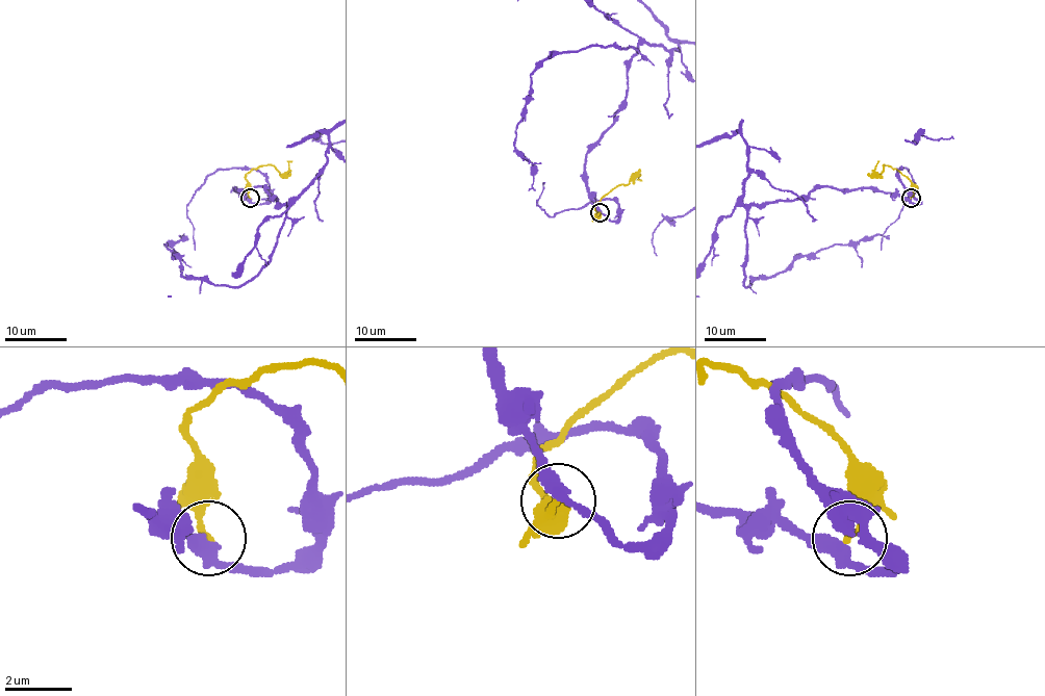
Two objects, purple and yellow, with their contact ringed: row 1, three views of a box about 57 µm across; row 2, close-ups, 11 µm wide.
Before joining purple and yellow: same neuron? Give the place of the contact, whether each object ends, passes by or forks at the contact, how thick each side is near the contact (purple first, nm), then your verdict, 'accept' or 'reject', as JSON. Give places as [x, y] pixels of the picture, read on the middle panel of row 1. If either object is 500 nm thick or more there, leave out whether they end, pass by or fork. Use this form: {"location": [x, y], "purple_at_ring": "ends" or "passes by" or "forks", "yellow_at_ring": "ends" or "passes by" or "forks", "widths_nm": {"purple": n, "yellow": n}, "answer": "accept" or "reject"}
{"location": [600, 212], "purple_at_ring": "passes by", "yellow_at_ring": "ends", "widths_nm": {"purple": 360, "yellow": 180}, "answer": "reject"}

